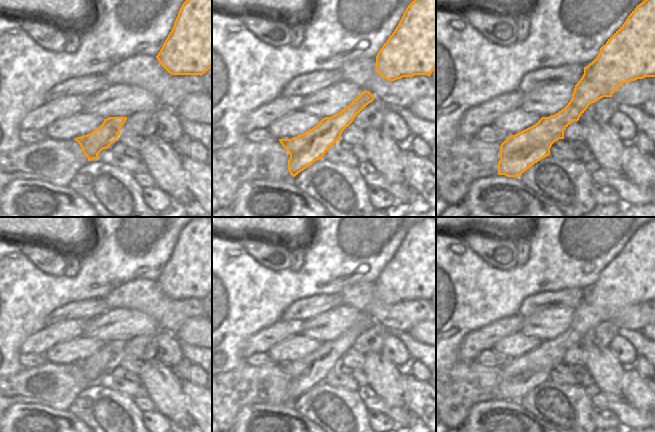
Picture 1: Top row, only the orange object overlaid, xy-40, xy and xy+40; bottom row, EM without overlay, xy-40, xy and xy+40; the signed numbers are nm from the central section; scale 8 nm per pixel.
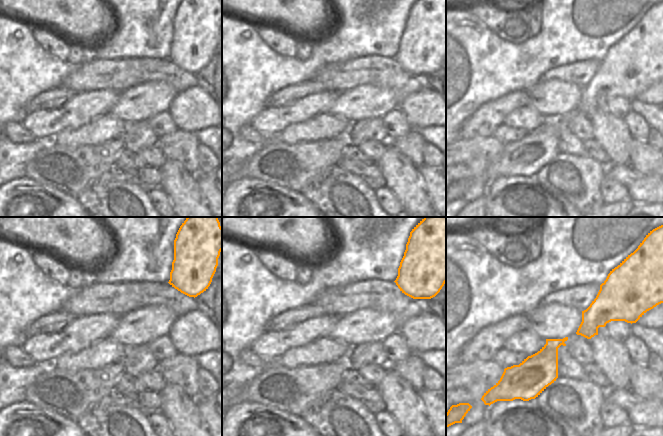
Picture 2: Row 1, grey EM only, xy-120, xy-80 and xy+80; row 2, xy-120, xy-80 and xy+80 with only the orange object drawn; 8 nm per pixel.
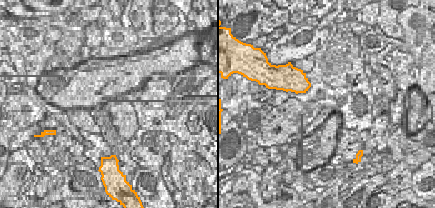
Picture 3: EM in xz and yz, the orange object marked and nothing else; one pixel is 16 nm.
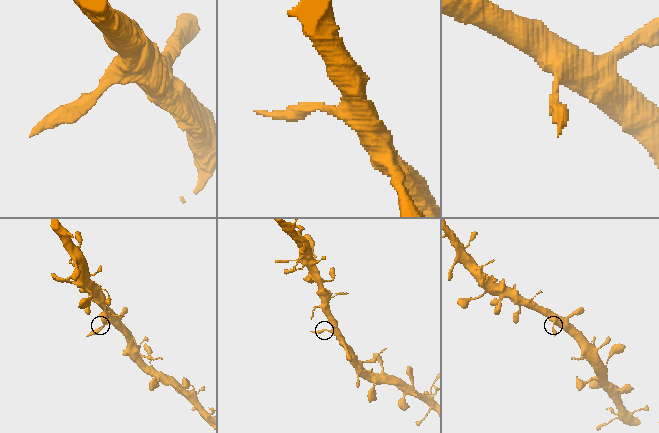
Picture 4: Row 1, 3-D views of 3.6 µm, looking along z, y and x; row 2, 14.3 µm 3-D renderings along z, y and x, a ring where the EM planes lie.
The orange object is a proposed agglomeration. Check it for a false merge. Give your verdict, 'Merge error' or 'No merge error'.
No merge error.

